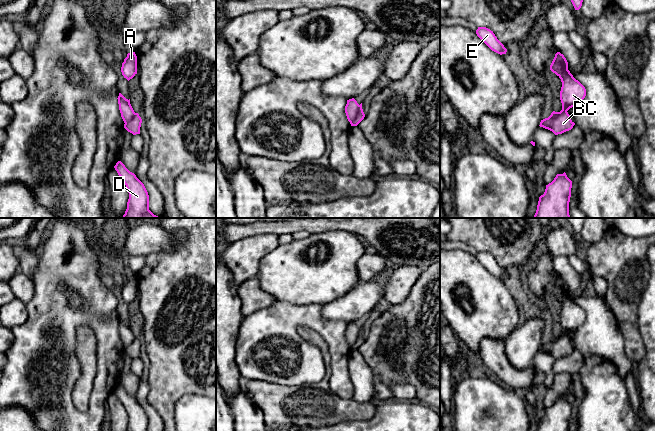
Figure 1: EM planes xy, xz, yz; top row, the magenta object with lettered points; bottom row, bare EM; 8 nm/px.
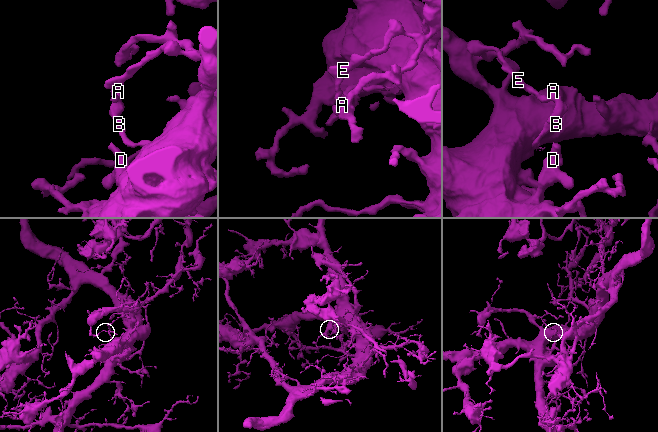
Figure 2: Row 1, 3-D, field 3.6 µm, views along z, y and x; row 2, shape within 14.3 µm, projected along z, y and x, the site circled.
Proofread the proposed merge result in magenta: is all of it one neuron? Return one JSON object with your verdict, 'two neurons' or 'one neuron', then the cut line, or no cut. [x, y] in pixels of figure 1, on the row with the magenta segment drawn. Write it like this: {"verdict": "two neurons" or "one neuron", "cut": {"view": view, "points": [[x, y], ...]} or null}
{"verdict": "two neurons", "cut": {"view": "xz", "points": [[359, 105], [357, 114], [350, 123]]}}

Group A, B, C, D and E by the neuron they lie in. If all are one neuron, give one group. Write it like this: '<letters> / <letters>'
A C D E / B

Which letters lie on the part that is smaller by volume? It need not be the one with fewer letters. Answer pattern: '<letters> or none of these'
B

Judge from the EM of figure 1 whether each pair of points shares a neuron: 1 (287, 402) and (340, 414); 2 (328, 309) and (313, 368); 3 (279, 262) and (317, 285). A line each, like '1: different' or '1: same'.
1: same
2: different
3: same

